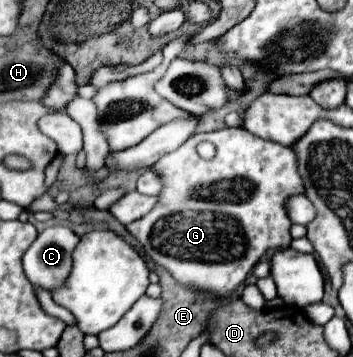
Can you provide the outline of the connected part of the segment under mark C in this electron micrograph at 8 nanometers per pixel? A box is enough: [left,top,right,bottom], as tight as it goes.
[23,226,79,292]

